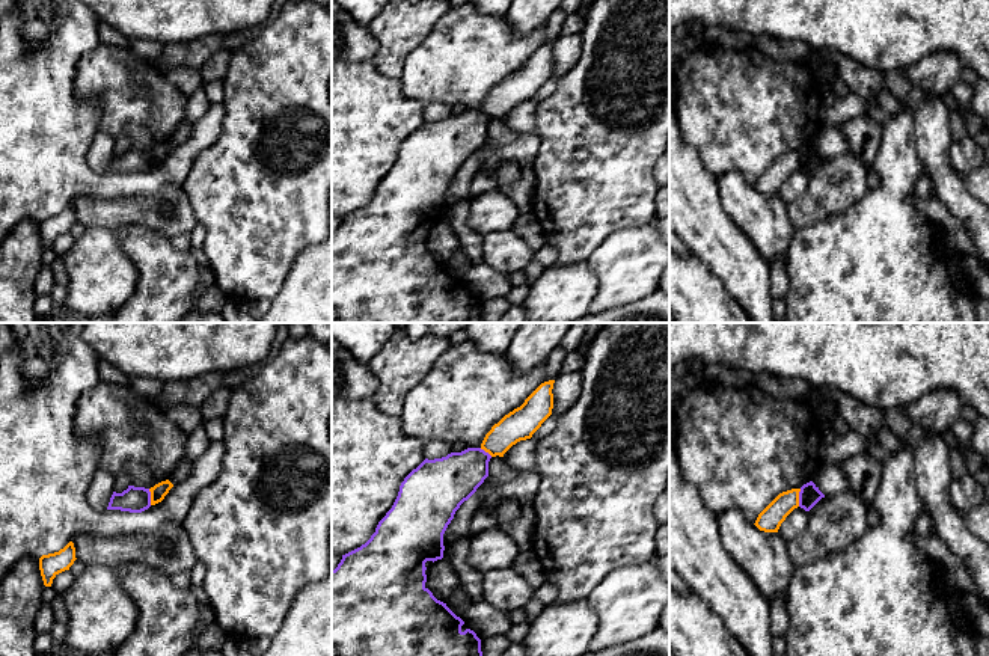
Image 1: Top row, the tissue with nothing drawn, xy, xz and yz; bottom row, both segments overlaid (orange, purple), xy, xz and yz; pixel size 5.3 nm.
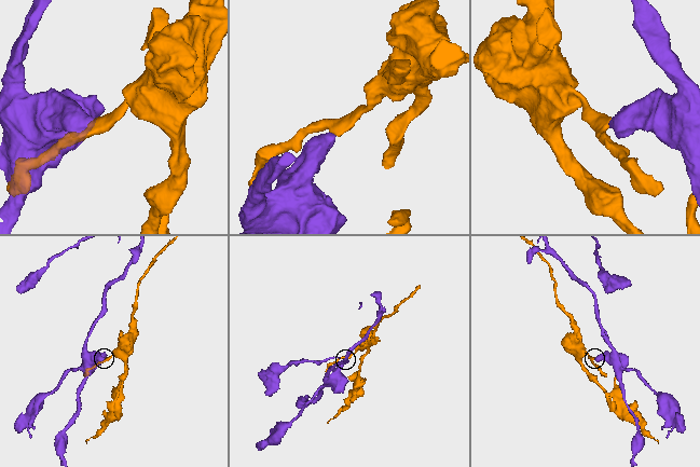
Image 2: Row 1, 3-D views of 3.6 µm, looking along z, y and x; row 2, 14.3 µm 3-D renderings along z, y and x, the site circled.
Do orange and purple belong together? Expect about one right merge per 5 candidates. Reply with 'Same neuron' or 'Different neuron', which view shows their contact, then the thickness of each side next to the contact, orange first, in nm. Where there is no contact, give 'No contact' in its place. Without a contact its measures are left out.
Different neuron. Touches orange in yz. Thickness 130 nm (orange) against 110 nm

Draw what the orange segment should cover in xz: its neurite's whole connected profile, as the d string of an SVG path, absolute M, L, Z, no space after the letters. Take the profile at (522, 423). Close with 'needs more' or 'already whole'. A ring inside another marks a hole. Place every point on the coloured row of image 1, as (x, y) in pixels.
M555 380L541 383L520 407L514 409L494 424L485 434L481 449L491 457L504 457L504 454L517 442L531 439L552 415L553 383Z; already whole

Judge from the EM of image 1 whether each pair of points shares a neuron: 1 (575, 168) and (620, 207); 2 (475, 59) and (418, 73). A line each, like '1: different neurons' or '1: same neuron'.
1: same neuron
2: same neuron

